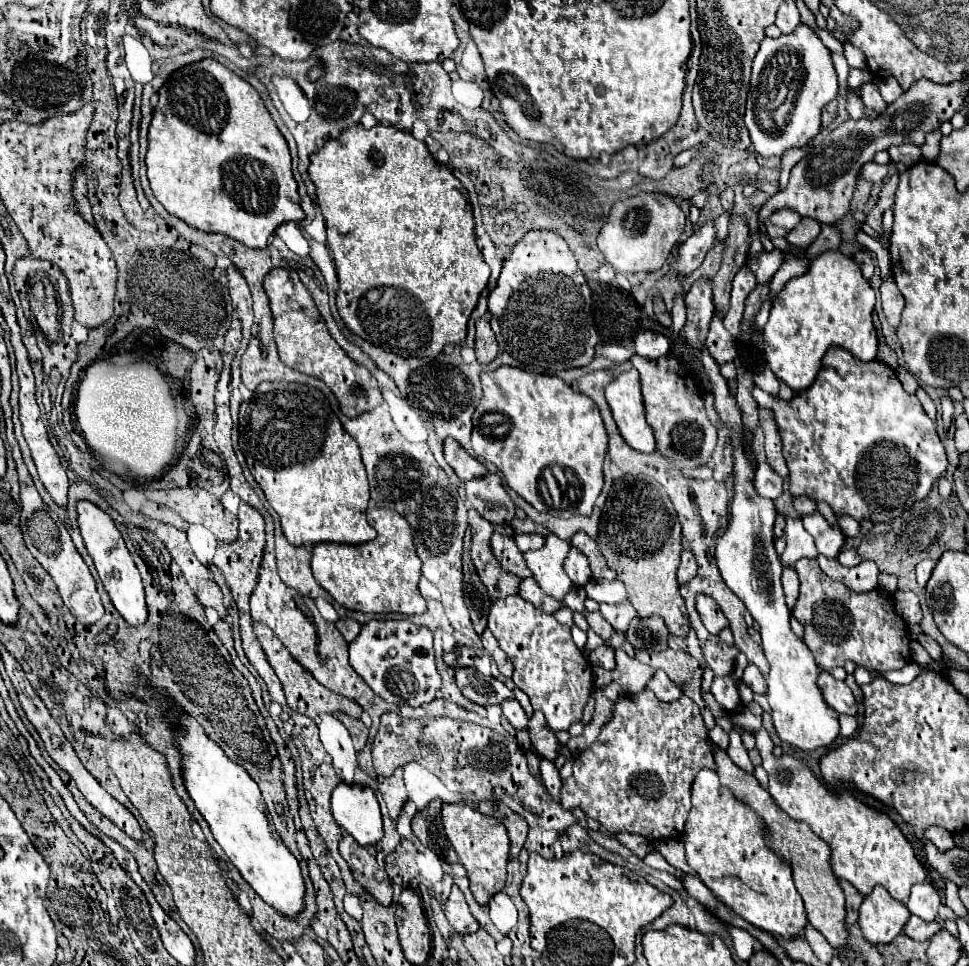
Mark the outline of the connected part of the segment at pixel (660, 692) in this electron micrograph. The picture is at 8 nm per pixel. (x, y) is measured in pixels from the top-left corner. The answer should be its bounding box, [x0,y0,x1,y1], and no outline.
[646,670,682,702]

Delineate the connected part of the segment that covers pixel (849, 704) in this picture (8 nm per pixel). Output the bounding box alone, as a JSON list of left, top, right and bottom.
[818,672,856,714]

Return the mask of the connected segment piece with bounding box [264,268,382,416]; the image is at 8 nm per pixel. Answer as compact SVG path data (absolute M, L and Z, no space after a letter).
M272 268L264 276L264 292L270 300L270 310L274 316L274 340L278 346L280 360L308 376L316 376L334 392L340 410L346 416L358 416L360 412L370 412L382 404L382 394L376 378L364 366L356 364L330 336L324 318L320 316L308 288L302 284L300 276L288 268Z

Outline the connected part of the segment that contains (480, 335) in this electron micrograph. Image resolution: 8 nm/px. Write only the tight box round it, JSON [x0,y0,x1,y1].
[474,318,498,364]

